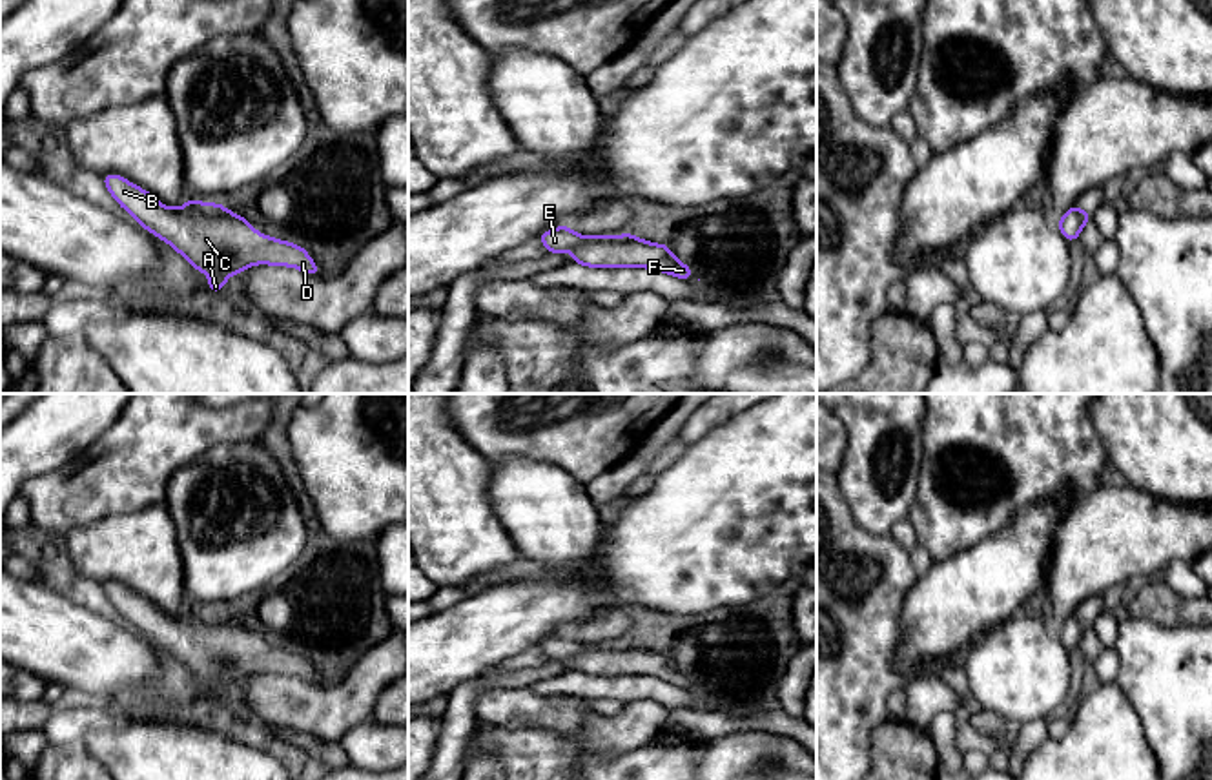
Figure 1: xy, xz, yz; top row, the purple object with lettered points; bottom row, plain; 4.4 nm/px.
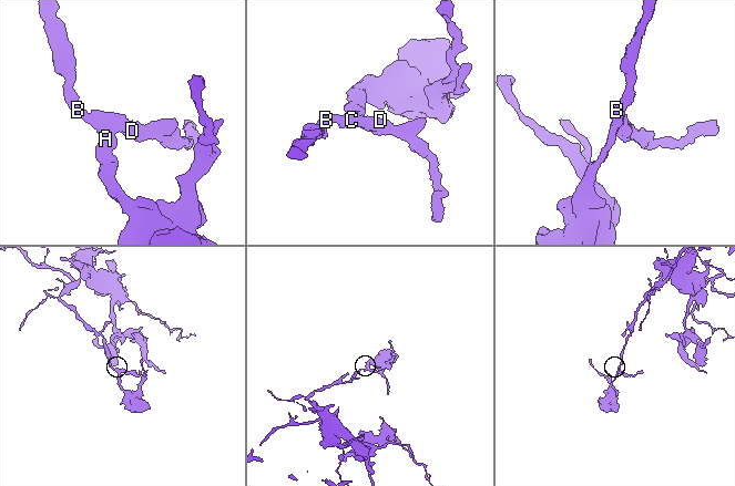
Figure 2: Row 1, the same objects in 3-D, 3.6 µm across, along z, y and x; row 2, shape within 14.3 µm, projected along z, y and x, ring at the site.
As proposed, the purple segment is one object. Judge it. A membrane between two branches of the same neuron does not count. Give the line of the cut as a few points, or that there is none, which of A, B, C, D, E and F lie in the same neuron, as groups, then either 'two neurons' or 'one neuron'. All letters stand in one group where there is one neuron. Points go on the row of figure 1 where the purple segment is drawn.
cut none; groups A B C D E F; one neuron

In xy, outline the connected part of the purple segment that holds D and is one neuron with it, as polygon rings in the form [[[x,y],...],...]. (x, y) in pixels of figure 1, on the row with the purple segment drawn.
[[[117,173],[102,177],[113,199],[144,230],[184,255],[193,270],[208,273],[208,286],[219,293],[228,275],[255,264],[292,266],[319,277],[319,266],[297,244],[261,235],[250,221],[228,211],[222,202],[188,199],[182,208],[160,204],[149,191]]]

